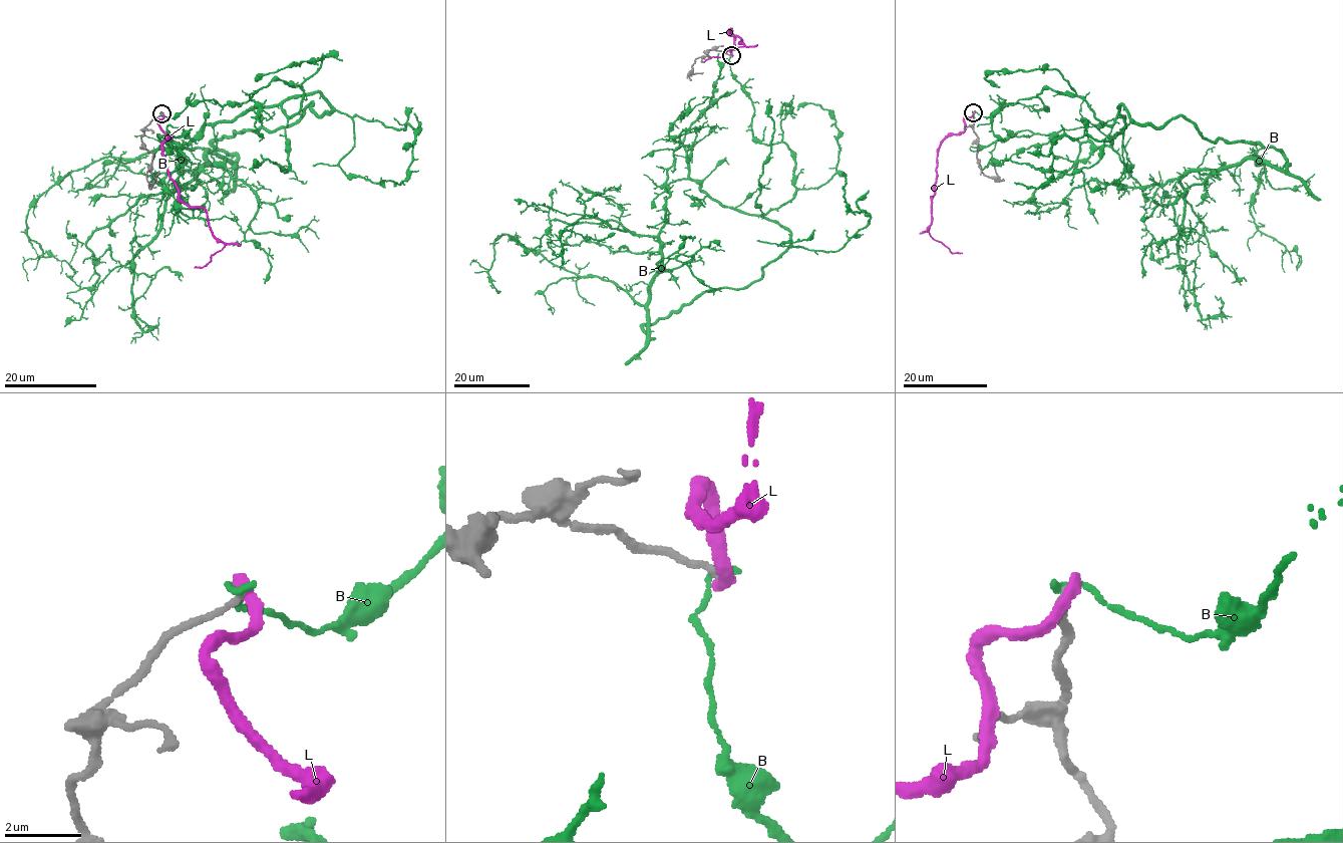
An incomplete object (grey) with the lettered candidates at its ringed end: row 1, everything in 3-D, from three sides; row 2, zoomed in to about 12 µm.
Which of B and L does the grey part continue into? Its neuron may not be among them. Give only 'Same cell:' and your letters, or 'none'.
Same cell: none

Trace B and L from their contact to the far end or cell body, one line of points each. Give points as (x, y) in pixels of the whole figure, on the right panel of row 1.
B: (973, 112), (1050, 88), (1279, 151), (1286, 171), (1182, 178), (1180, 269), (1203, 318), (1215, 295)
L: (974, 112), (963, 119), (964, 129), (942, 142), (930, 197), (928, 232), (952, 252), (962, 253)

